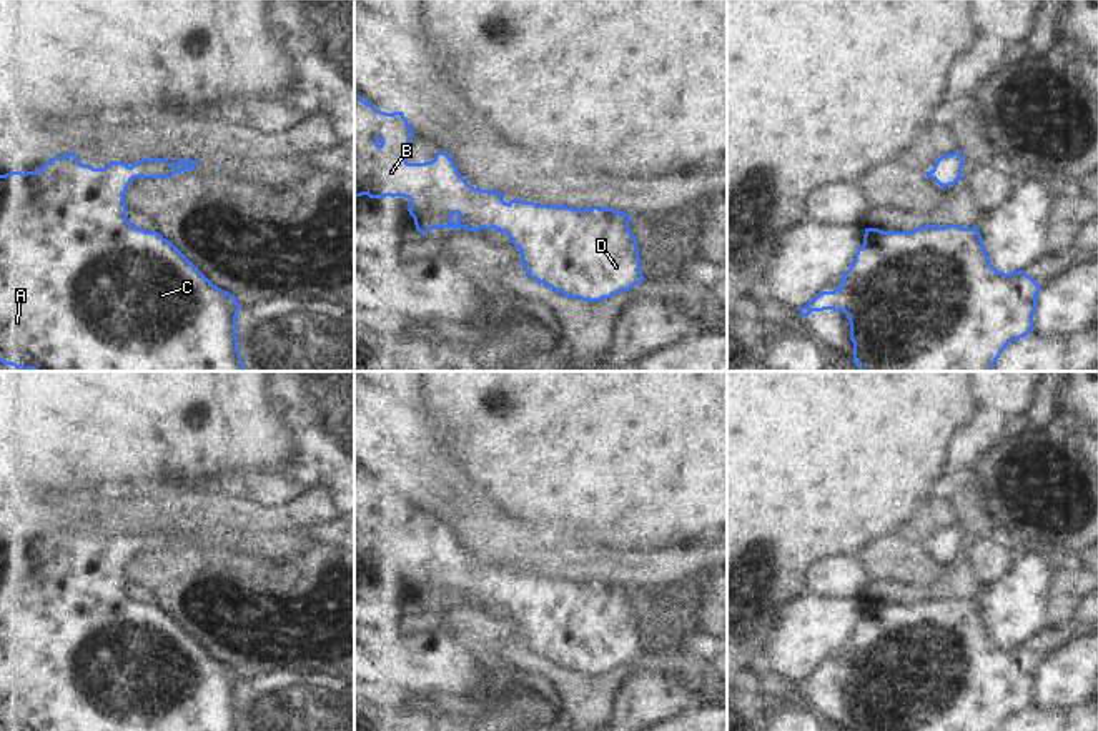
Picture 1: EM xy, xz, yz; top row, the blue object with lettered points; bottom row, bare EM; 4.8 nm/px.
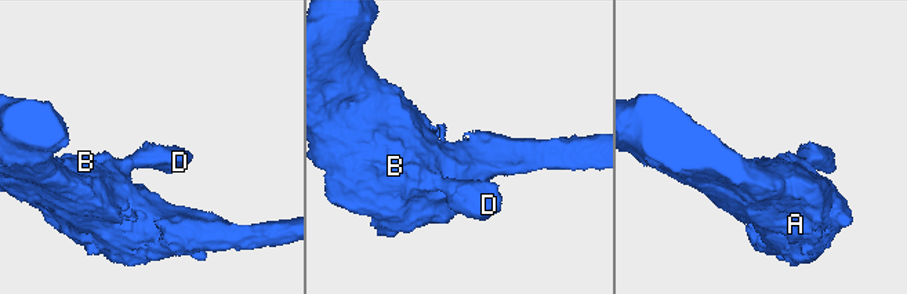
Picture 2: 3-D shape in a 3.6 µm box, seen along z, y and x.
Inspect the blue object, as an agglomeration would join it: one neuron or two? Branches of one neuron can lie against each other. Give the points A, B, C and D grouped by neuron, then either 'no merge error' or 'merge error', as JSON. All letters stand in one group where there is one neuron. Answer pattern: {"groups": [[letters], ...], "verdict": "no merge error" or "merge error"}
{"groups": [["A", "B", "C", "D"]], "verdict": "no merge error"}

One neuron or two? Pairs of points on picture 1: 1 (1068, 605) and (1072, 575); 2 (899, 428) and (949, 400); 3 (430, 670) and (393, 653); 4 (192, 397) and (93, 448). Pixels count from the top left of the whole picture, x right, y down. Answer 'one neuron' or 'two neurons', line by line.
1: one neuron
2: one neuron
3: two neurons
4: one neuron

